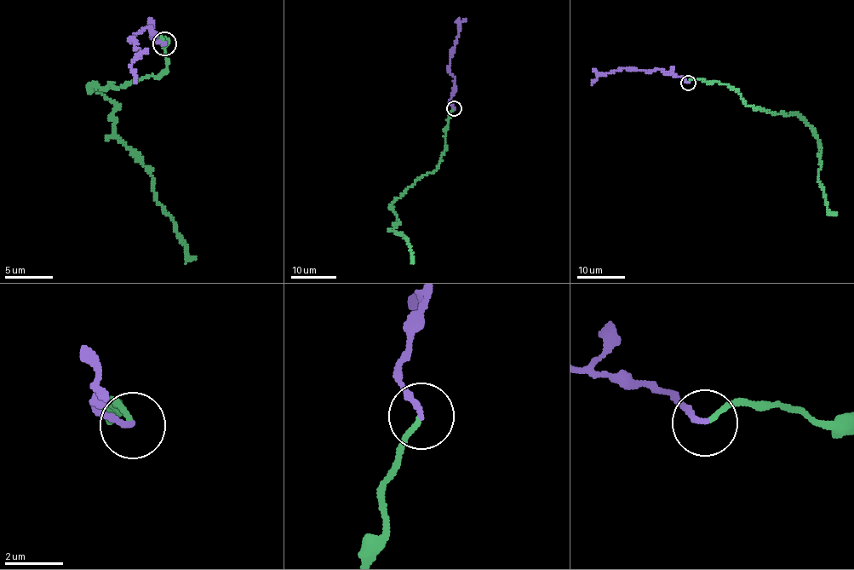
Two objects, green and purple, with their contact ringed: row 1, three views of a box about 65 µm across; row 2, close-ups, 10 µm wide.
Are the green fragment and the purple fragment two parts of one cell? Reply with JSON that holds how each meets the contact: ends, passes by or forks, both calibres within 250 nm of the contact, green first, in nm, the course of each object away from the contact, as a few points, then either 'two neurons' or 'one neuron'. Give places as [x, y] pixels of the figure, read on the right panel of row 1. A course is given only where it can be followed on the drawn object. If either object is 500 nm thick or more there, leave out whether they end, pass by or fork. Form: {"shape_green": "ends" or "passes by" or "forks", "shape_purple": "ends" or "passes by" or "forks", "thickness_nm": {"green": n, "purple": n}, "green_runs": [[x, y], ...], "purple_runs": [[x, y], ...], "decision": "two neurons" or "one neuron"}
{"shape_green": "ends", "shape_purple": "ends", "thickness_nm": {"green": 150, "purple": 180}, "green_runs": [[687, 83], [729, 85], [748, 106], [775, 113], [799, 114], [818, 140], [817, 179], [827, 208], [836, 213]], "purple_runs": [[687, 83], [682, 77], [664, 73], [660, 68], [649, 71], [626, 68], [599, 73], [591, 85]], "decision": "one neuron"}

